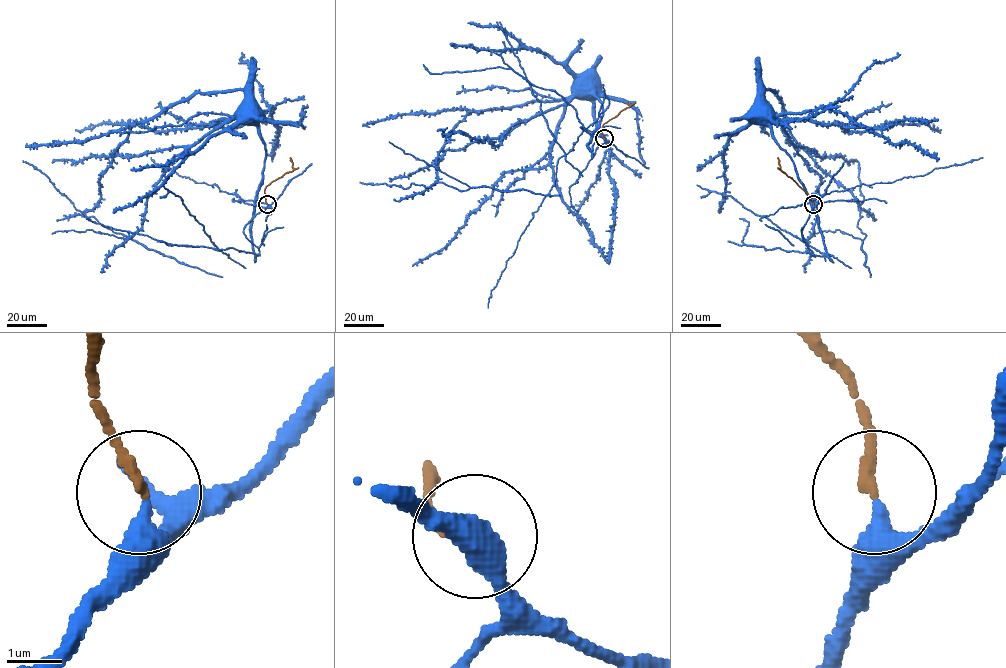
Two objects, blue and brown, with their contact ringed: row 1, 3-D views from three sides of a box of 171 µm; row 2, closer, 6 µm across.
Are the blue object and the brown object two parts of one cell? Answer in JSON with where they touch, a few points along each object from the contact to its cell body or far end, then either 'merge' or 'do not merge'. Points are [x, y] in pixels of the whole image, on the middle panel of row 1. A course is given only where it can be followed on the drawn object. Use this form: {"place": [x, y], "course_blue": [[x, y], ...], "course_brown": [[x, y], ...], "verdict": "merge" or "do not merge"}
{"place": [604, 138], "course_blue": [[604, 138], [580, 127], [596, 136], [592, 152], [588, 144], [602, 115], [595, 89]], "course_brown": [[604, 138], [602, 125], [630, 106], [627, 102]], "verdict": "merge"}

